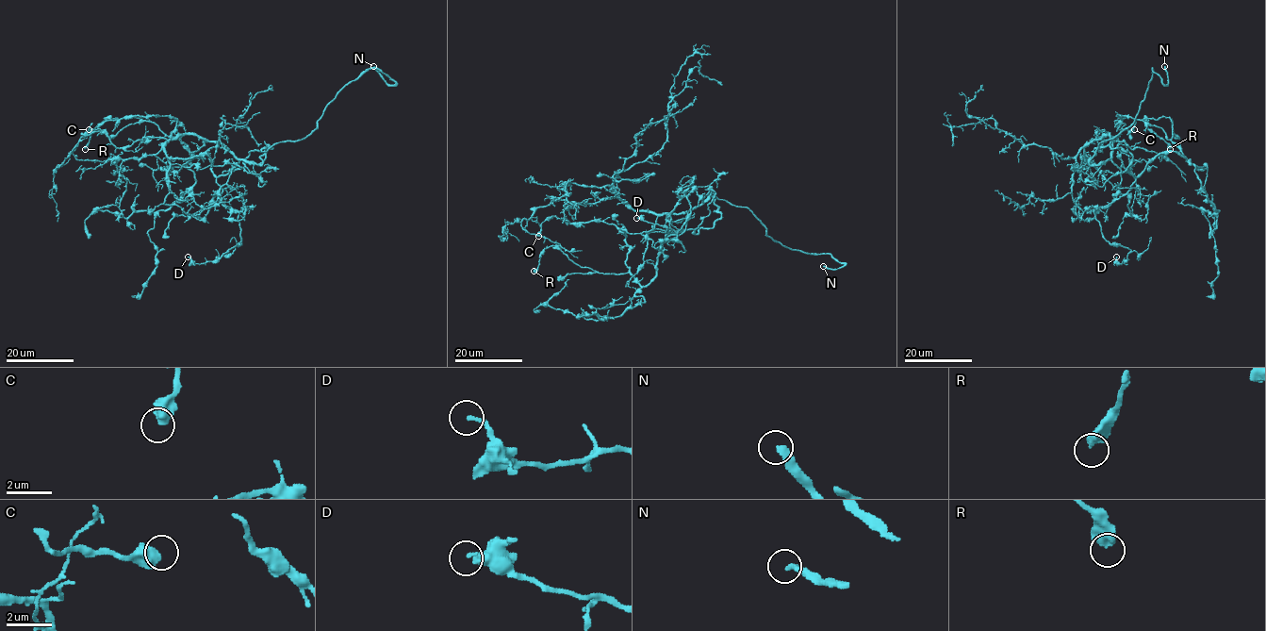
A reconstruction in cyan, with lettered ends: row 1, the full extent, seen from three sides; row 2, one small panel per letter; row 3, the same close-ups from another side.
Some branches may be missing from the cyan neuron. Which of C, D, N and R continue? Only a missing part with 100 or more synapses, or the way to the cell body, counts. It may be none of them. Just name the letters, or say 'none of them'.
N

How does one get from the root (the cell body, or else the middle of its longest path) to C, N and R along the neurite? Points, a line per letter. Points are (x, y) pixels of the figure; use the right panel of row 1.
C: (1121, 171), (1115, 198), (1158, 155), (1185, 157), (1160, 127), (1121, 115), (1115, 121), (1119, 129), (1134, 129)
N: (1121, 171), (1109, 159), (1090, 159), (1101, 142), (1133, 122), (1152, 68), (1168, 82), (1164, 66)
R: (1121, 171), (1115, 198), (1158, 155), (1185, 157), (1172, 141), (1169, 117), (1146, 119), (1170, 149)

